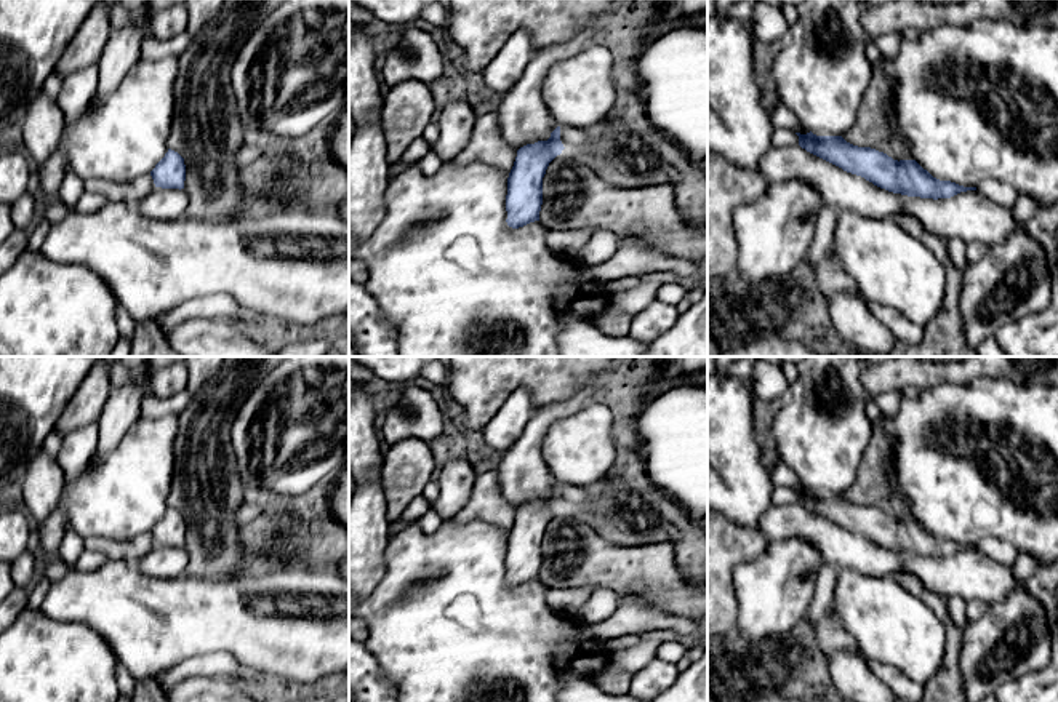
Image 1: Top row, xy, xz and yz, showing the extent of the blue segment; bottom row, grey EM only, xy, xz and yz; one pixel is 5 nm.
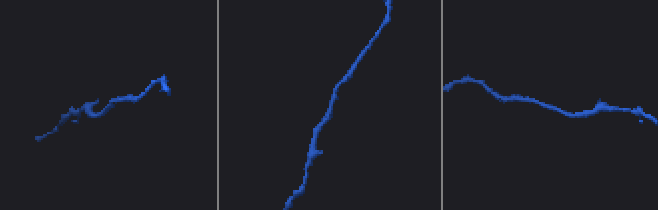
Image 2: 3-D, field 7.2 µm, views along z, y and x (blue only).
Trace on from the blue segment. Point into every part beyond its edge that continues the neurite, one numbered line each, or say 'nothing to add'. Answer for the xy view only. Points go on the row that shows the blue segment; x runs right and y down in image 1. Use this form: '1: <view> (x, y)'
nothing to add

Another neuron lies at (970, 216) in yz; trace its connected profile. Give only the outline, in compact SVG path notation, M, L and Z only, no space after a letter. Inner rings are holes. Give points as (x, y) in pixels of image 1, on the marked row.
M771 147L759 162L757 171L767 182L787 182L792 179L805 181L813 185L824 206L856 211L866 217L893 217L896 214L911 214L933 235L949 243L951 238L960 238L965 245L980 241L988 248L1005 241L1013 232L1021 230L1010 208L991 201L978 190L960 192L951 198L903 198L900 193L888 192L874 185L861 176L844 171L842 168L797 147Z

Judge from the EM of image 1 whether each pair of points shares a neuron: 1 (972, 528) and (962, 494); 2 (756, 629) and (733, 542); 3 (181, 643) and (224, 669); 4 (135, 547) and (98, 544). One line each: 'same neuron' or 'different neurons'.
1: same neuron
2: different neurons
3: different neurons
4: same neuron

